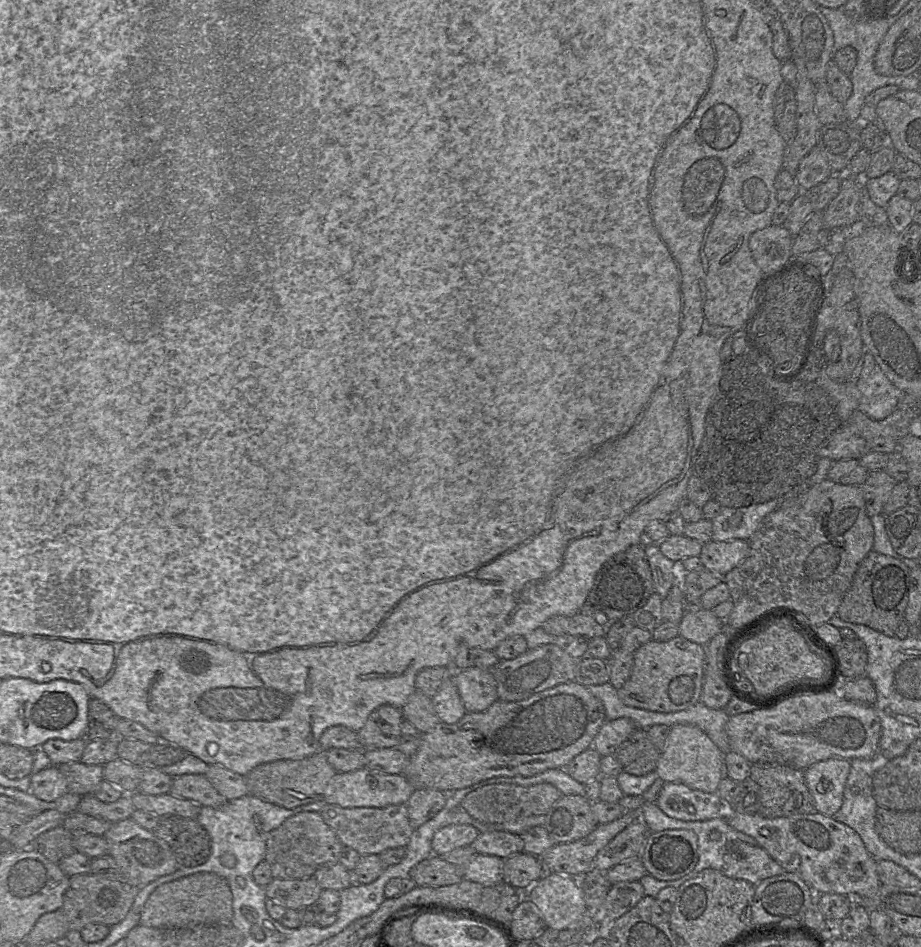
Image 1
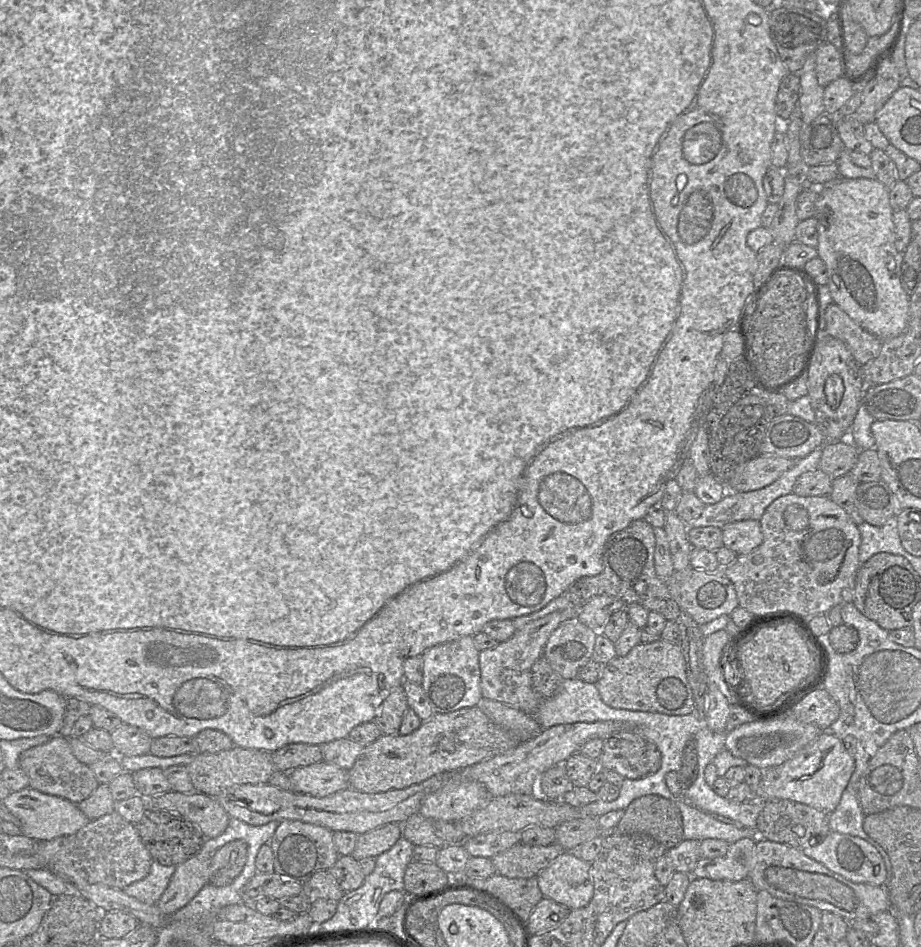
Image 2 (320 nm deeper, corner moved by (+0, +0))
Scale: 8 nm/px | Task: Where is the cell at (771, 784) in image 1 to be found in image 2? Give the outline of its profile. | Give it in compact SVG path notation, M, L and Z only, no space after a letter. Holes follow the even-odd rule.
M785 799L766 800L756 823L759 838L804 849L820 843L831 831L829 814L808 805Z

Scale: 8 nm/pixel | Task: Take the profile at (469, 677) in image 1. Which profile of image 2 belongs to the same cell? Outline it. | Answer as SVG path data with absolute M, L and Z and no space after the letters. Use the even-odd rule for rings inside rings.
M569 608L554 611L540 619L531 621L521 629L515 630L507 640L495 647L479 652L480 687L482 698L501 702L528 715L534 715L541 698L532 688L531 668L543 655L544 646L551 633L563 622L576 617L579 609Z

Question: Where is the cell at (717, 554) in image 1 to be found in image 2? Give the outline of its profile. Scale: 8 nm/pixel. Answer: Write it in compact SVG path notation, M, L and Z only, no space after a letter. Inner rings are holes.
M743 520L722 528L723 546L739 555L756 549L763 540L760 521Z

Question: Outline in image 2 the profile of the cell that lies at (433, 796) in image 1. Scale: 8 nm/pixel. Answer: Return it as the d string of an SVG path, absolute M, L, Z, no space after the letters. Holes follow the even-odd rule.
M389 823L358 836L351 856L356 860L366 857L377 857L388 851L402 837L402 826Z

